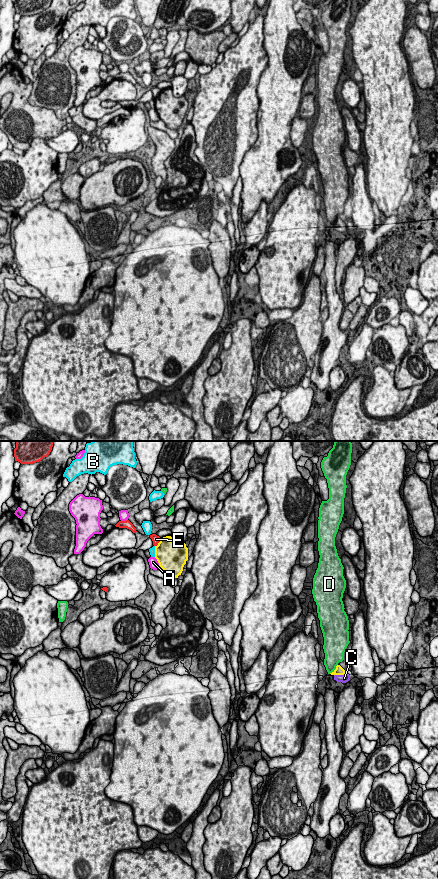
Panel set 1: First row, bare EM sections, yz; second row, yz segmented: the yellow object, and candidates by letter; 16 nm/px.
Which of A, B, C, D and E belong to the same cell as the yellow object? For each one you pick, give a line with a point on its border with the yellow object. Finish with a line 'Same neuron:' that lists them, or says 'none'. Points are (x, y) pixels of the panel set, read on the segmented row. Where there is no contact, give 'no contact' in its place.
C: contact yz (340, 674)
Same neuron: C

